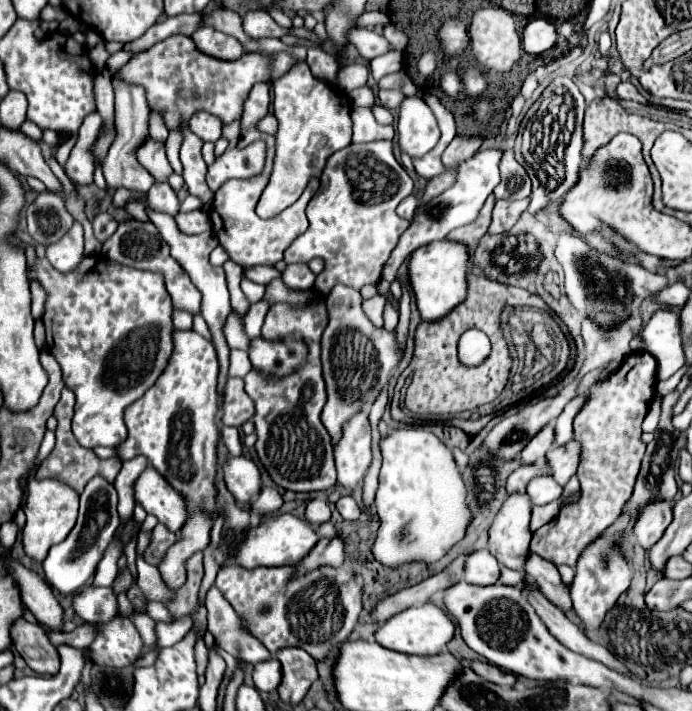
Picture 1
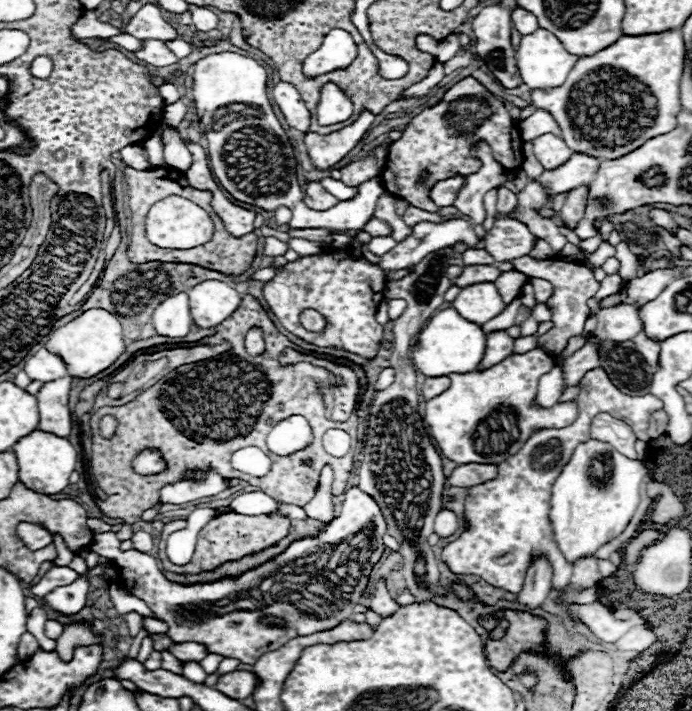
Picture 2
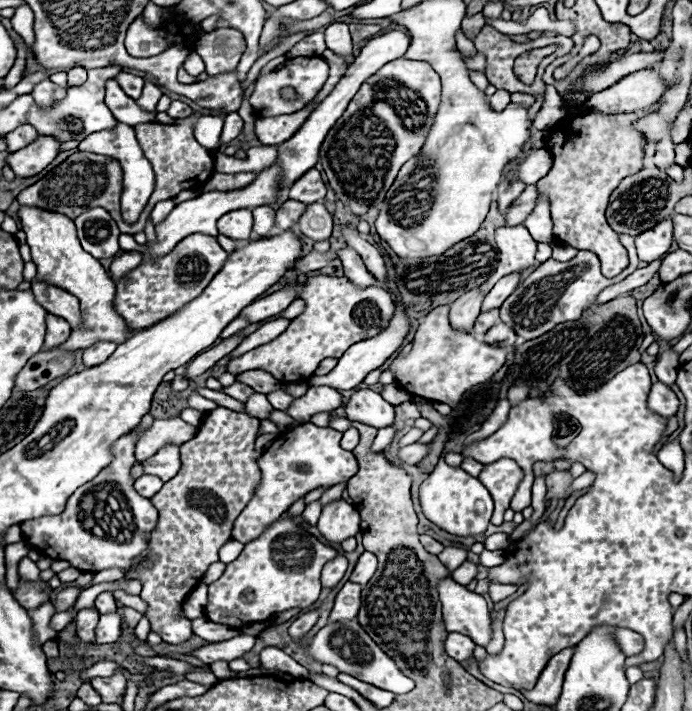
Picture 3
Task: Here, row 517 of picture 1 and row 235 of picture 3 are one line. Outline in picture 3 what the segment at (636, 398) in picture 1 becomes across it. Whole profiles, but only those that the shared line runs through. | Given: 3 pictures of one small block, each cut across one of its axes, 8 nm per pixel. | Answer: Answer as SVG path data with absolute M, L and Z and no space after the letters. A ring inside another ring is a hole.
M598 110L586 112L586 114L576 114L576 116L566 116L562 122L558 122L550 130L550 138L546 140L546 148L554 156L554 166L546 178L542 178L536 188L538 194L546 194L550 198L550 212L552 212L552 222L554 222L554 234L556 240L566 242L578 250L590 250L598 254L602 260L602 274L606 278L618 276L626 266L628 266L628 254L626 248L620 244L618 234L610 228L606 222L606 206L610 202L612 192L618 188L618 184L630 176L638 174L644 164L644 136L634 128L634 122L640 118L640 114L630 112L630 114L602 114Z

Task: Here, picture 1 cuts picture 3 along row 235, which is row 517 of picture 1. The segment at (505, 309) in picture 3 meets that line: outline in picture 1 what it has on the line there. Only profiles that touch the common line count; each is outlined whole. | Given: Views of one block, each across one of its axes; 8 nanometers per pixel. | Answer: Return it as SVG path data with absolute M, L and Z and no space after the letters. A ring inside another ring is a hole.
M622 514L616 524L612 524L596 542L592 542L580 556L576 564L576 576L570 586L570 598L572 598L572 608L584 626L584 630L594 636L598 634L598 626L602 626L602 618L612 610L614 602L618 596L628 588L630 576L632 576L632 566L624 560L624 556L614 548L614 534L620 534L628 526L628 516Z

